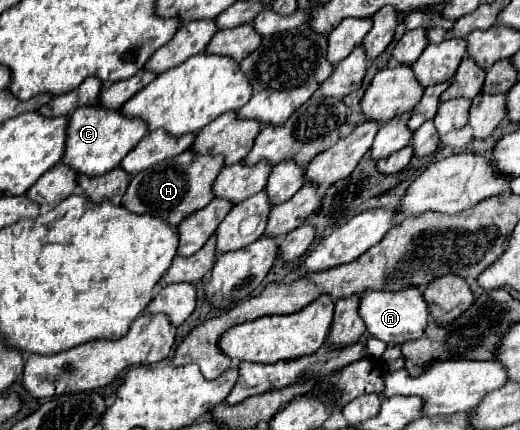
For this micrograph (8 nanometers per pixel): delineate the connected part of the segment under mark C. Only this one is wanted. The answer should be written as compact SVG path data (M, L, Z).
M98 105L78 107L68 119L66 129L66 149L62 157L62 165L68 165L78 175L100 177L124 159L124 155L136 147L136 143L146 135L146 123L142 119L126 119L118 111L106 111Z

